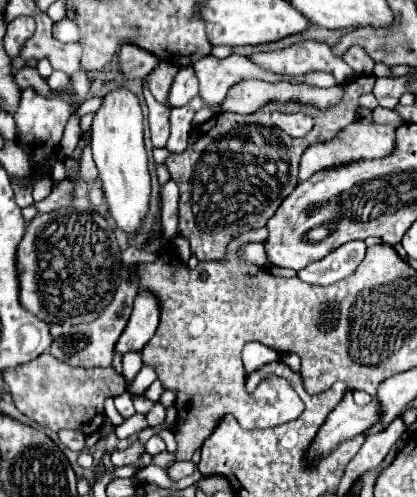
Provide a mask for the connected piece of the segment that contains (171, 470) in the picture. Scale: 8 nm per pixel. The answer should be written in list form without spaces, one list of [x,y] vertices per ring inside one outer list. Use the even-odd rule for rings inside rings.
[[[176,461],[170,467],[166,467],[166,473],[172,481],[178,481],[178,479],[194,473],[194,469],[196,469],[196,465],[192,461]]]

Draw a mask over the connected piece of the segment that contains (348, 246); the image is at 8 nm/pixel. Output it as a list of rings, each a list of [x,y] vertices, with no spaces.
[[[364,241],[344,243],[344,247],[338,247],[336,251],[328,253],[324,259],[314,261],[306,269],[298,271],[298,277],[312,285],[332,285],[352,275],[362,263],[364,253],[366,253]]]

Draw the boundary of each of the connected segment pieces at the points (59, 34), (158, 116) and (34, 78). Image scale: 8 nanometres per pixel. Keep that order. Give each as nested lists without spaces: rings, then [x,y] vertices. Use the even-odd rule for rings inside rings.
[[[62,19],[54,27],[54,37],[62,43],[76,43],[76,41],[80,41],[80,29],[70,19]]]
[[[144,89],[144,99],[148,105],[148,125],[154,147],[164,147],[170,135],[170,107],[158,103],[148,89]]]
[[[30,67],[18,69],[18,73],[16,73],[16,83],[20,85],[20,89],[34,87],[34,89],[40,91],[40,93],[50,93],[50,87],[48,87],[46,79],[42,79],[42,77],[38,75],[38,71],[36,71],[36,69],[30,69]]]

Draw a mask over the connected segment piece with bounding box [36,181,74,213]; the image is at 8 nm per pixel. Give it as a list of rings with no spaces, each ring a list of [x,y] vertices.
[[[62,181],[56,189],[52,189],[52,193],[44,201],[36,203],[36,209],[38,209],[38,213],[50,213],[50,211],[56,211],[56,209],[60,209],[64,205],[72,205],[72,203],[74,203],[72,201],[72,183]]]

